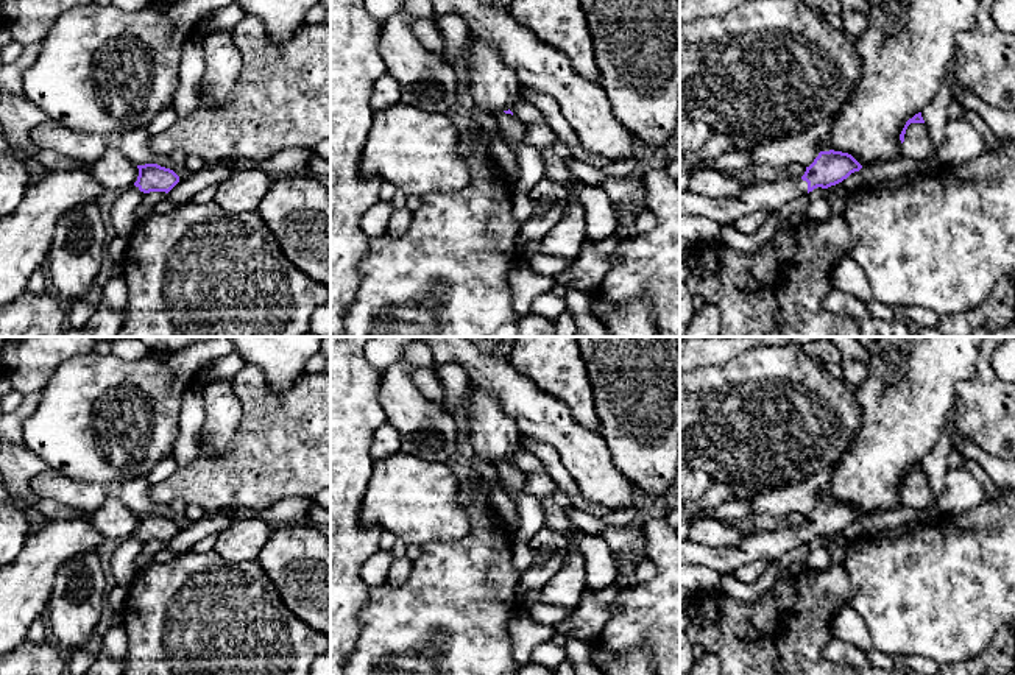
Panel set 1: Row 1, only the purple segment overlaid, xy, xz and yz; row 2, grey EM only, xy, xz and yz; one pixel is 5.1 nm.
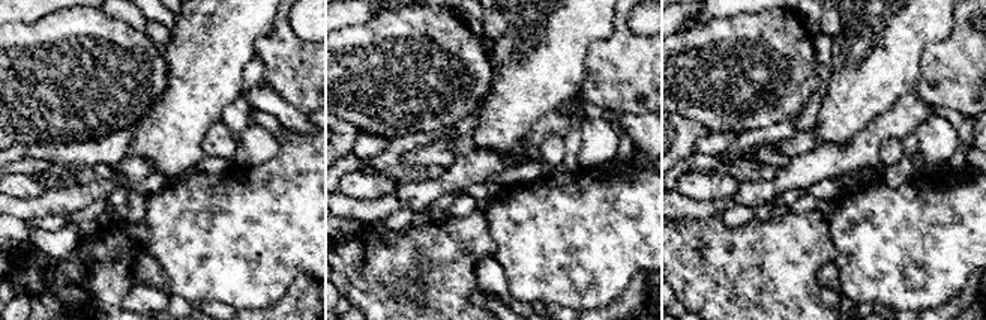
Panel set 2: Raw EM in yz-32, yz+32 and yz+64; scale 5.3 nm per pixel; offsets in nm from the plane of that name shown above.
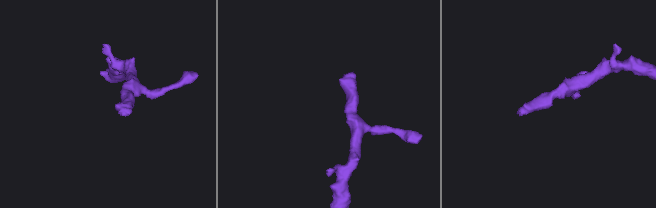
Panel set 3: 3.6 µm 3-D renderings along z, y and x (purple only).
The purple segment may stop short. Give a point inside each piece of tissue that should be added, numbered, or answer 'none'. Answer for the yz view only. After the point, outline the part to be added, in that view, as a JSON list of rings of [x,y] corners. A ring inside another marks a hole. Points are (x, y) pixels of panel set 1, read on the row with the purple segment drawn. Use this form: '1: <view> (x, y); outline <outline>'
1: yz (767, 197); outline [[[786,178],[775,182],[748,182],[748,186],[731,198],[708,198],[692,190],[680,192],[680,215],[706,217],[728,226],[752,214],[775,214],[786,203],[808,195],[808,182],[801,178]]]

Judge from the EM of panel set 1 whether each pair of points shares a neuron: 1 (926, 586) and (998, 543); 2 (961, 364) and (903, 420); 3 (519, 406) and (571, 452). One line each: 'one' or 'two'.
1: one
2: one
3: one

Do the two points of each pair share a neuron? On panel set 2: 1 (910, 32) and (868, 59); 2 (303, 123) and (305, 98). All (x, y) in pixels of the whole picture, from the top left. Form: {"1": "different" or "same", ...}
{"1": "same", "2": "different"}

